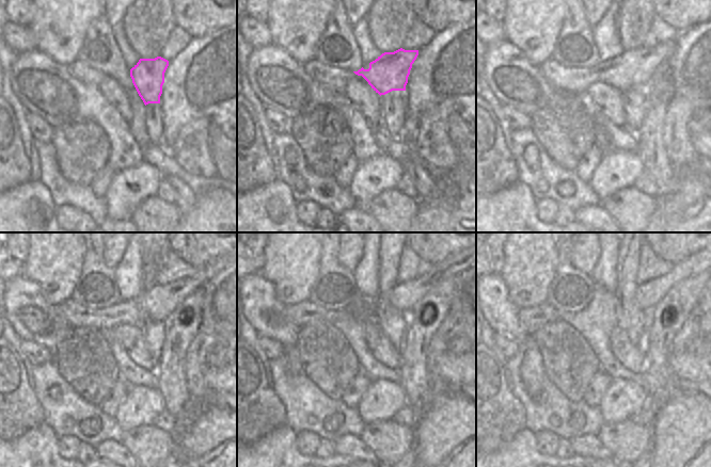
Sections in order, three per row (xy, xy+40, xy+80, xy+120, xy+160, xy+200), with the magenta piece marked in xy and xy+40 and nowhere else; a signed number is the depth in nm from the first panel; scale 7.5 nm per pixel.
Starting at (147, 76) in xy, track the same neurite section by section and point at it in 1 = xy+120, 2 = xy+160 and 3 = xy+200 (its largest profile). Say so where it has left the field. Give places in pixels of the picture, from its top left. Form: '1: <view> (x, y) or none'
1: xy+120 (157, 303)
2: xy+160 (405, 295)
3: xy+200 (648, 293)

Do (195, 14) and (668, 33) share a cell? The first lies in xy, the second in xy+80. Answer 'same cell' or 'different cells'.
different cells

